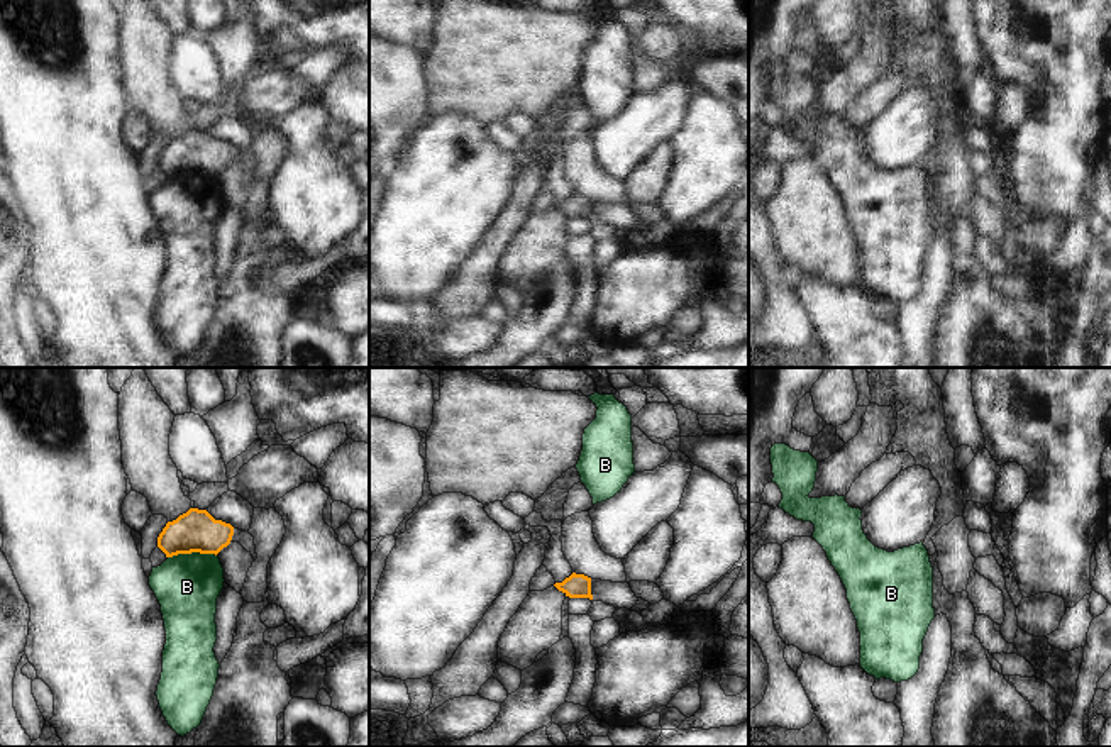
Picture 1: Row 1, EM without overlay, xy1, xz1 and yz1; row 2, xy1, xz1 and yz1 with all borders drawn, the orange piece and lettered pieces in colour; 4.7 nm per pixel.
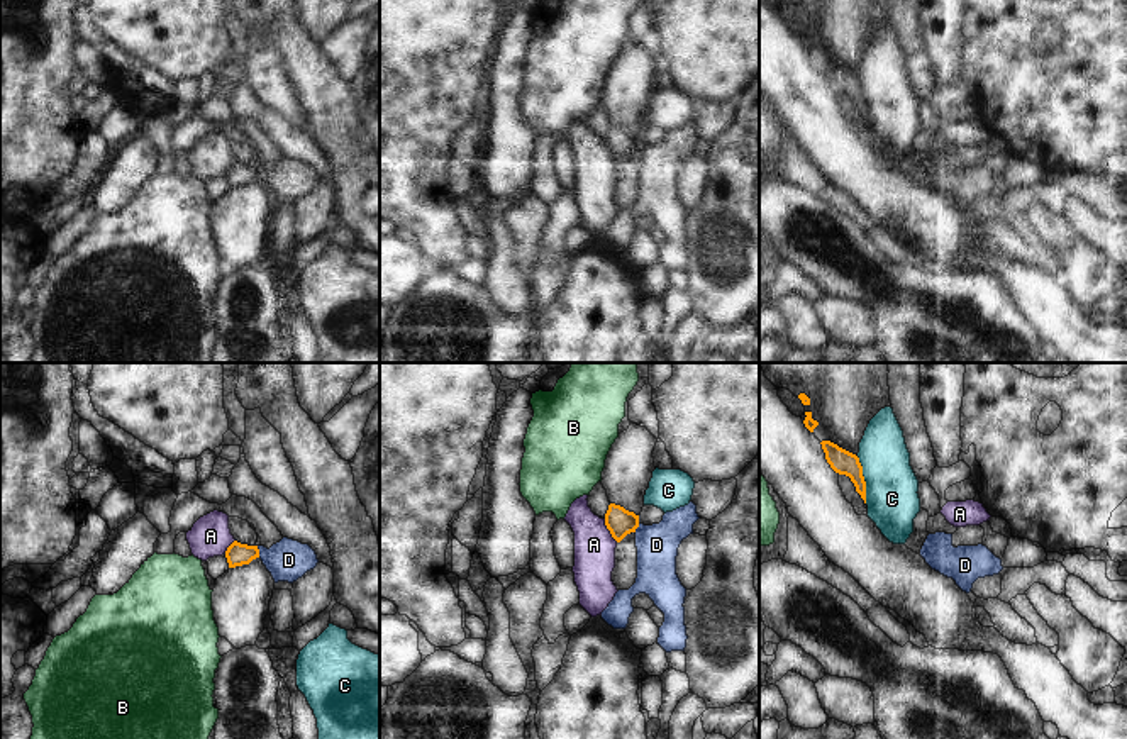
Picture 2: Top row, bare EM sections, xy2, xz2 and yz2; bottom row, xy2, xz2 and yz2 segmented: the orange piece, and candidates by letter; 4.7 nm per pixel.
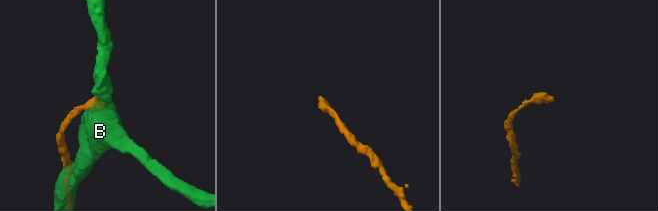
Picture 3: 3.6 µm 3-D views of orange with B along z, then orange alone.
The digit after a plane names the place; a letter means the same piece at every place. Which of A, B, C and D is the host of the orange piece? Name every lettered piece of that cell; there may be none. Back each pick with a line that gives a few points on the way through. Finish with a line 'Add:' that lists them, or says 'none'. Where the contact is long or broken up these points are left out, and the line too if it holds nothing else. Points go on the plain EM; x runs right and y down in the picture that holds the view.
Add: none

